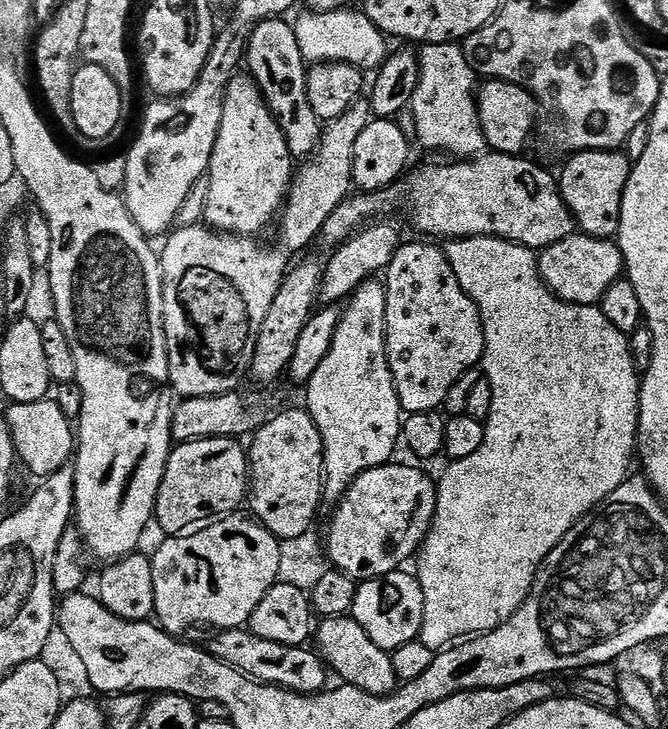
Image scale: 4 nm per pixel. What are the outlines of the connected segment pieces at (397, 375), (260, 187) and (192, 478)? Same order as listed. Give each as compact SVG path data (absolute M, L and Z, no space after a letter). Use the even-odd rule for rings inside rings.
M401 243L386 269L388 361L400 407L408 414L437 411L443 405L446 394L450 394L450 386L454 386L462 374L473 371L484 358L484 327L480 308L462 290L448 261L447 251L443 247L435 248L432 245L435 243L424 243L428 244Z
M234 75L225 91L221 125L218 126L217 140L206 175L208 188L204 192L203 219L207 227L215 231L256 238L272 219L272 223L277 219L284 207L288 198L288 185L292 183L294 175L294 157L286 142L286 134L272 117L272 111L268 109L260 88L251 75L243 75Z
M231 436L206 438L205 440L186 440L177 443L168 456L166 470L162 478L162 486L156 499L155 523L160 523L164 534L184 534L195 529L201 522L213 518L231 516L237 511L240 503L245 503L250 492L250 469L245 445L239 439Z

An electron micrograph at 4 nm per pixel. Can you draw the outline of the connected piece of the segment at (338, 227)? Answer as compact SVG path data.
M491 150L485 151L483 154L475 158L464 158L459 162L448 162L452 164L428 164L425 168L413 167L411 171L407 173L399 182L392 185L391 188L384 189L383 192L366 192L363 194L349 195L348 199L343 200L334 210L334 214L330 214L330 218L326 218L326 222L322 226L320 236L326 243L332 244L331 246L339 246L348 239L349 236L356 235L361 228L365 227L369 222L375 221L383 212L392 212L396 207L401 204L404 207L406 215L412 219L412 224L420 232L425 232L425 237L436 238L432 236L445 236L445 241L451 242L457 238L463 238L466 236L497 236L503 240L513 240L516 244L521 244L527 248L533 250L543 250L549 248L554 242L562 242L568 236L573 235L577 231L578 225L573 219L571 210L568 208L566 202L563 200L563 196L560 193L560 186L555 175L548 173L546 169L539 168L532 160L523 160L523 155L517 154L515 156L508 156L505 152L493 152Z

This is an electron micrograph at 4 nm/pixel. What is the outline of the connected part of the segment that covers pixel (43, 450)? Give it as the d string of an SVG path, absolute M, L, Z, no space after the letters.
M55 399L9 403L7 407L8 429L23 467L25 464L36 478L43 478L52 476L69 465L76 451L78 436L74 431L73 421L68 420L62 410L58 410Z

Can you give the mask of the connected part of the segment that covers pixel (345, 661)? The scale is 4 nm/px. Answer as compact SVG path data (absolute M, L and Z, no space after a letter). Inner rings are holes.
M351 615L323 617L314 628L314 644L325 665L335 675L337 672L343 683L366 690L366 694L371 696L391 696L397 691L392 653L382 650L382 646L374 646L374 642L370 642L370 634L366 634Z

